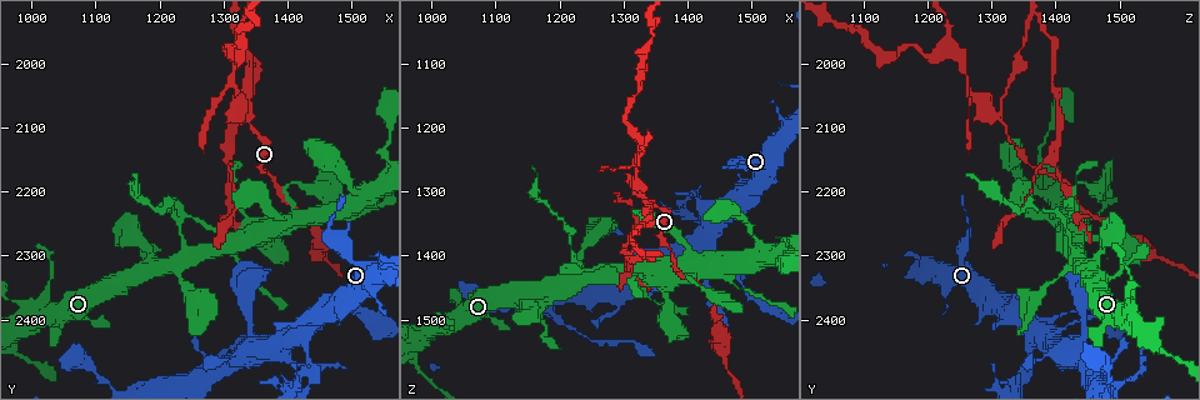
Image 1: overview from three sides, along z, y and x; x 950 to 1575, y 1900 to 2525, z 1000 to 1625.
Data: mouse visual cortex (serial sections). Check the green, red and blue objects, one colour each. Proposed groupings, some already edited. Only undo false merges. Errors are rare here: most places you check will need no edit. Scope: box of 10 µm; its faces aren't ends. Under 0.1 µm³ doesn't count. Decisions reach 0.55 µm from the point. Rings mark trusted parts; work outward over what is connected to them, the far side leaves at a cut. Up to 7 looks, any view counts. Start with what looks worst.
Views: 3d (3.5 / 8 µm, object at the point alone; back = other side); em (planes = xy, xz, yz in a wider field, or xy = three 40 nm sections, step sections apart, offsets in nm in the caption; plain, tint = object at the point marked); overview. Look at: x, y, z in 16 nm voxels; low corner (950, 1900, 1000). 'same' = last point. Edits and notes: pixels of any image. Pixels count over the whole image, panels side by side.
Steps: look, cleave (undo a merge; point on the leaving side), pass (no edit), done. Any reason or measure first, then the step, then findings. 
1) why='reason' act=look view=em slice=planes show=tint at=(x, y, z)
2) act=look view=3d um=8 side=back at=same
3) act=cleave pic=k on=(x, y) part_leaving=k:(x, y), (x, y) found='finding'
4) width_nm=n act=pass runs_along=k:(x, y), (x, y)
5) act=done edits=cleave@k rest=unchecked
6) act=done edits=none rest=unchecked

why='calibre changes' act=look view=3d um=3.5 side=back at=(1330, 2085, 1310)

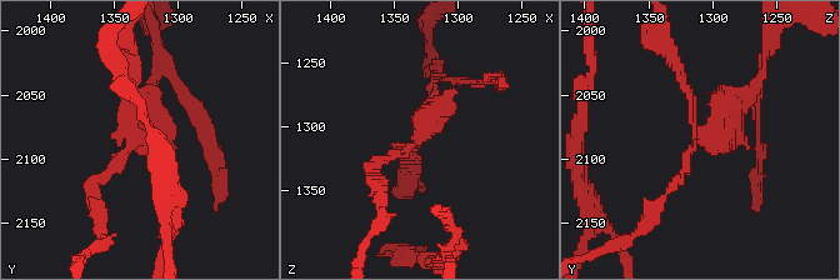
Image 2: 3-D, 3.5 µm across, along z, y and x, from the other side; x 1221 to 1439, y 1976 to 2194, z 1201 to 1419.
arms=3 arm_widths_nm=150,150,250 act=look view=em slice=xy step=5 show=tint at=(1332, 2082, 1312)

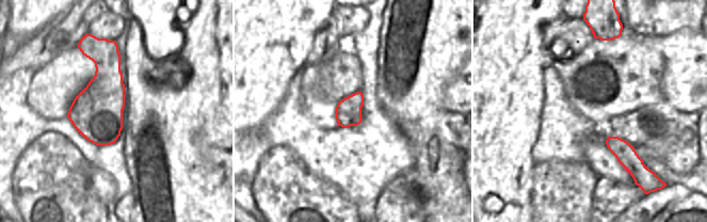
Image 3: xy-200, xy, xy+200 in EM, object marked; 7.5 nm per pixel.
act=cleave pic=2 on=(683, 84) found='two cells meet here'

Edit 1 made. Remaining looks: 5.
why='four arms meet' act=look view=3d um=3.5 at=(1425, 2415, 1365)

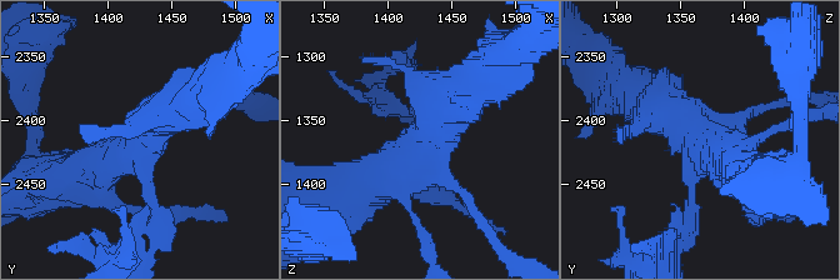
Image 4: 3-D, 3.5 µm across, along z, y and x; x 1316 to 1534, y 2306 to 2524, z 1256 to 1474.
why='now the EM' act=look view=em slice=xy step=5 show=tint at=(1426, 2416, 1364)

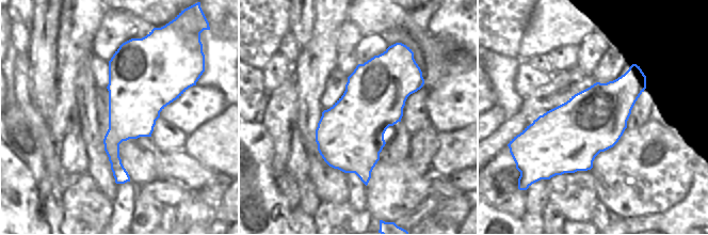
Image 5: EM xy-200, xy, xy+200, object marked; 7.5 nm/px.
act=pass runs_along=4:(470, 90), (355, 193) found='all the same cell'

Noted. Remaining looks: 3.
act=look view=3d um=3.5 at=(1400, 2190, 1435)

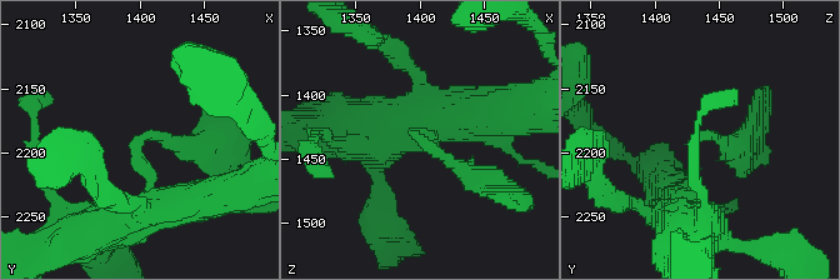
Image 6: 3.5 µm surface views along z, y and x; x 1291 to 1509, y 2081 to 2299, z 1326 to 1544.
arm_widths_nm=250,300 why='now the EM' act=look view=em slice=planes show=tint at=(1402, 2188, 1436)

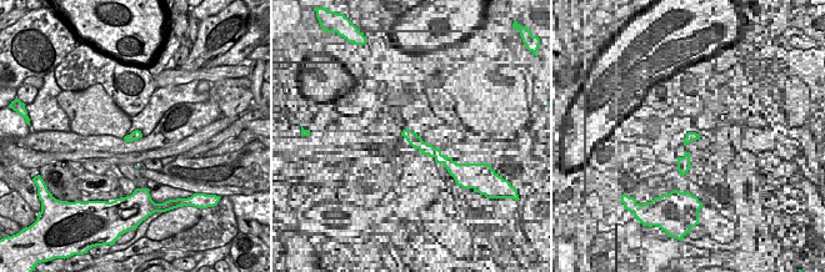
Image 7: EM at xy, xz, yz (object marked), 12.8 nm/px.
act=look view=em slice=xy step=3 show=tint at=same

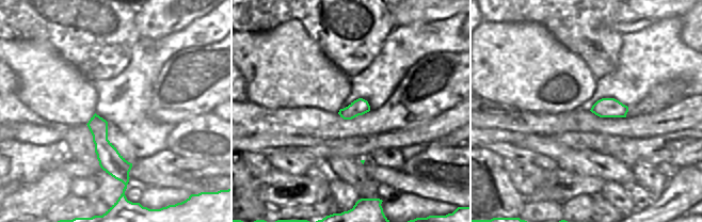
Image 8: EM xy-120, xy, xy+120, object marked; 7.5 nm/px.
act=pass runs_along=6:(681, 211), (698, 139), (743, 143) found='all the same cell'

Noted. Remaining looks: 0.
act=done edits=cleave@2 rest=unchecked

